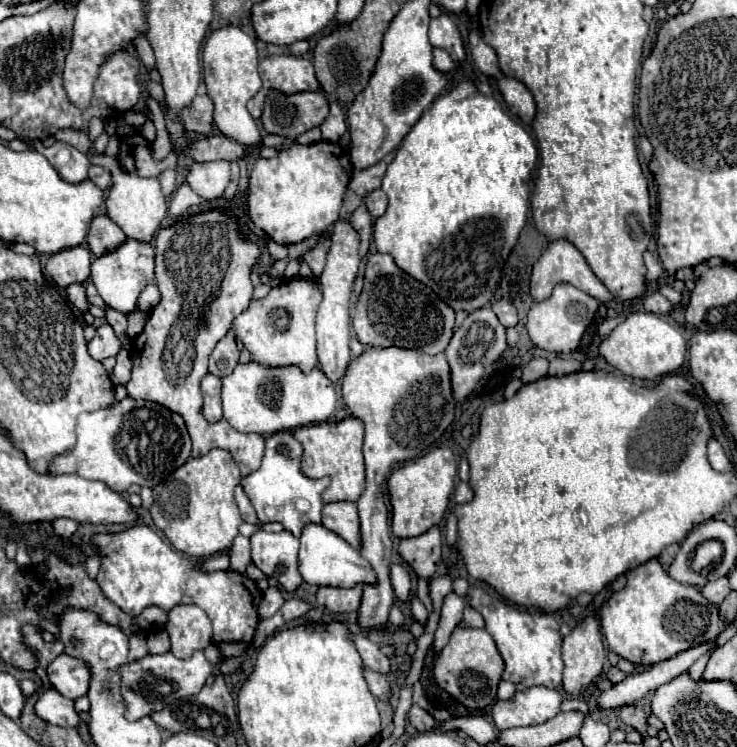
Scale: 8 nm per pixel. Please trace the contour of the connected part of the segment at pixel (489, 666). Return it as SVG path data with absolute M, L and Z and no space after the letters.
M457 625L449 643L439 651L433 675L439 687L469 709L485 709L497 701L497 683L501 681L505 663L493 637L485 629L471 629Z

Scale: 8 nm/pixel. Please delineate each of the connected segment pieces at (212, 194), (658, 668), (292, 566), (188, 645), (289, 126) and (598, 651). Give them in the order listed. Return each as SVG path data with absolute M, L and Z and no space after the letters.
M211 161L211 163L193 163L187 171L189 187L203 199L217 199L227 189L231 181L229 161Z
M715 639L701 643L697 647L691 647L689 651L681 651L675 657L665 659L661 663L655 663L649 669L645 669L643 673L627 675L625 681L611 685L609 689L605 689L599 695L597 709L605 709L605 711L617 709L623 705L631 705L649 693L655 693L657 687L661 687L661 685L669 683L671 679L679 677L681 673L685 673L701 655L705 655L713 649L717 649Z
M259 529L251 537L251 557L253 563L267 575L279 581L279 585L293 593L303 577L299 573L299 537L291 531L281 533L265 533Z
M197 605L173 607L165 629L171 637L171 651L179 659L187 659L193 651L211 645L211 619Z
M271 89L263 107L263 129L273 135L299 137L301 133L319 127L329 113L329 105L321 93L301 91L285 95Z
M585 617L585 621L581 625L577 625L565 639L563 639L563 663L565 663L565 671L563 671L563 691L577 697L581 695L585 689L589 689L597 677L603 671L603 663L605 663L605 647L599 635L599 623L593 617Z

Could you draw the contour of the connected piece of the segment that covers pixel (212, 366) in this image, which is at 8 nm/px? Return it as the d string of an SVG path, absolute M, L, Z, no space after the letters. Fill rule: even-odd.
M227 333L217 343L217 347L209 357L209 373L217 377L225 377L225 375L231 375L237 365L239 365L239 349L235 345L233 333Z

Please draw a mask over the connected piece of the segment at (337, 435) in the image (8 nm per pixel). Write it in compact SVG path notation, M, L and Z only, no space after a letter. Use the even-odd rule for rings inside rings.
M347 417L341 423L319 423L307 425L293 431L295 439L303 445L301 471L311 479L331 477L331 485L325 489L325 503L357 501L365 489L365 467L363 467L363 423L355 417Z

